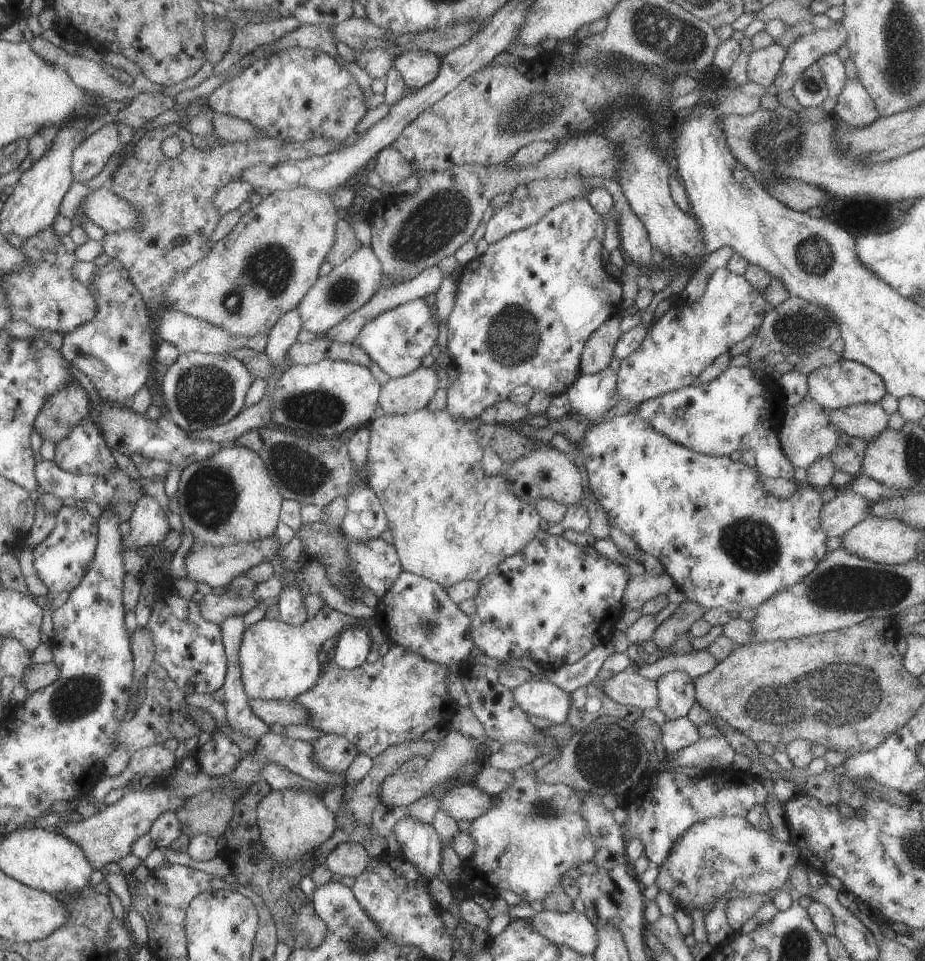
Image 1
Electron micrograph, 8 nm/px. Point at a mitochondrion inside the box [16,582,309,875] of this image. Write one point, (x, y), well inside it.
(79, 695)

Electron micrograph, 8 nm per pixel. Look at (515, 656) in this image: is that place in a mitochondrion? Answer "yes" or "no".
no

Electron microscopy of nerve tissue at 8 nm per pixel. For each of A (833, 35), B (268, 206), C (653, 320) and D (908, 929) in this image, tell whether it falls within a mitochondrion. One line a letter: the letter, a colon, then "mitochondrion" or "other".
A: other
B: other
C: other
D: other

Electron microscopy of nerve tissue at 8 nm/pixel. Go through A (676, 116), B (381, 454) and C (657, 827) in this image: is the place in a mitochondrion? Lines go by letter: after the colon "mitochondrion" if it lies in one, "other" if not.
A: other
B: other
C: other

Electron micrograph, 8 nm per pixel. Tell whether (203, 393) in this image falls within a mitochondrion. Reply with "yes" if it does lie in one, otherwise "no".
yes

